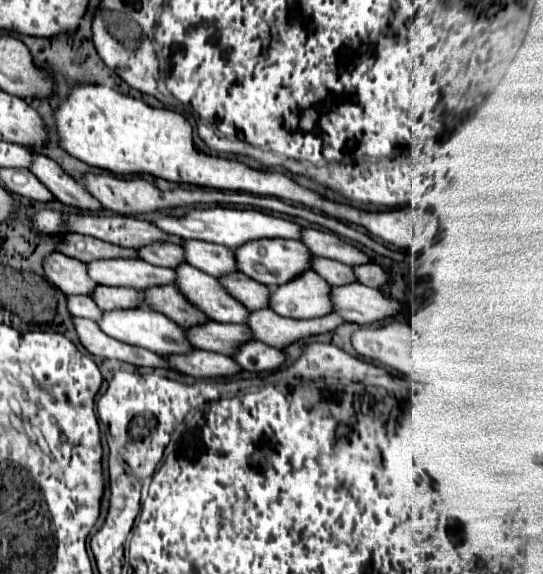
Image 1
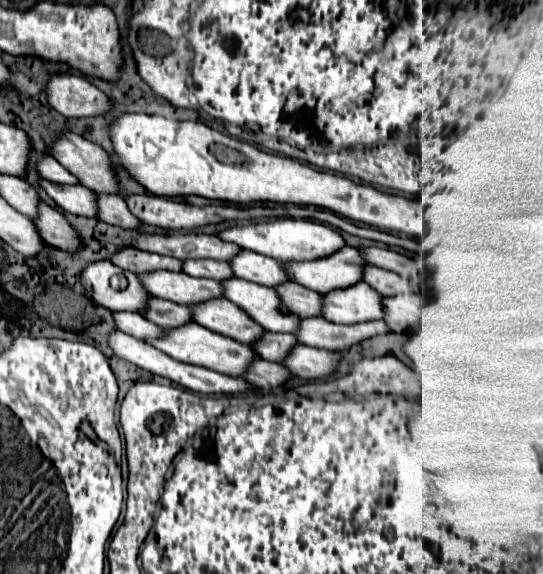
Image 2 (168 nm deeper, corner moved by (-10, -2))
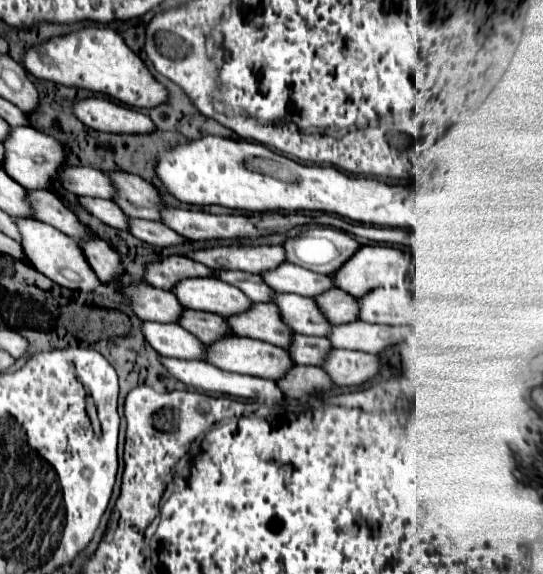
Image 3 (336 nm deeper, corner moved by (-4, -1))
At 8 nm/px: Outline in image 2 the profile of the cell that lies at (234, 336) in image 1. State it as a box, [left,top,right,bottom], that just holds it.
[252,332,298,362]

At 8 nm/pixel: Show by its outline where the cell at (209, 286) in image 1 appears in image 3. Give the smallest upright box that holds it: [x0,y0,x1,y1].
[270,293,330,337]

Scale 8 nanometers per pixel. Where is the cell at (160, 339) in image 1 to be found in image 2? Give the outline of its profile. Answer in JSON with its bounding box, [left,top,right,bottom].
[148,322,258,376]

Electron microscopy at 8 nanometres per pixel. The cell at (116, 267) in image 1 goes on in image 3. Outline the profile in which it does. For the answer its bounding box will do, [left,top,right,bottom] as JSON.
[170,277,252,315]

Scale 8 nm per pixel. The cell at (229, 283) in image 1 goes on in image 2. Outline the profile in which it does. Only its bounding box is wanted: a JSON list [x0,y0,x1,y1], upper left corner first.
[276,282,322,318]

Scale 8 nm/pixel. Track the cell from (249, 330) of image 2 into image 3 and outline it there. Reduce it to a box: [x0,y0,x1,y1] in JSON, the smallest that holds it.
[224,303,292,347]

